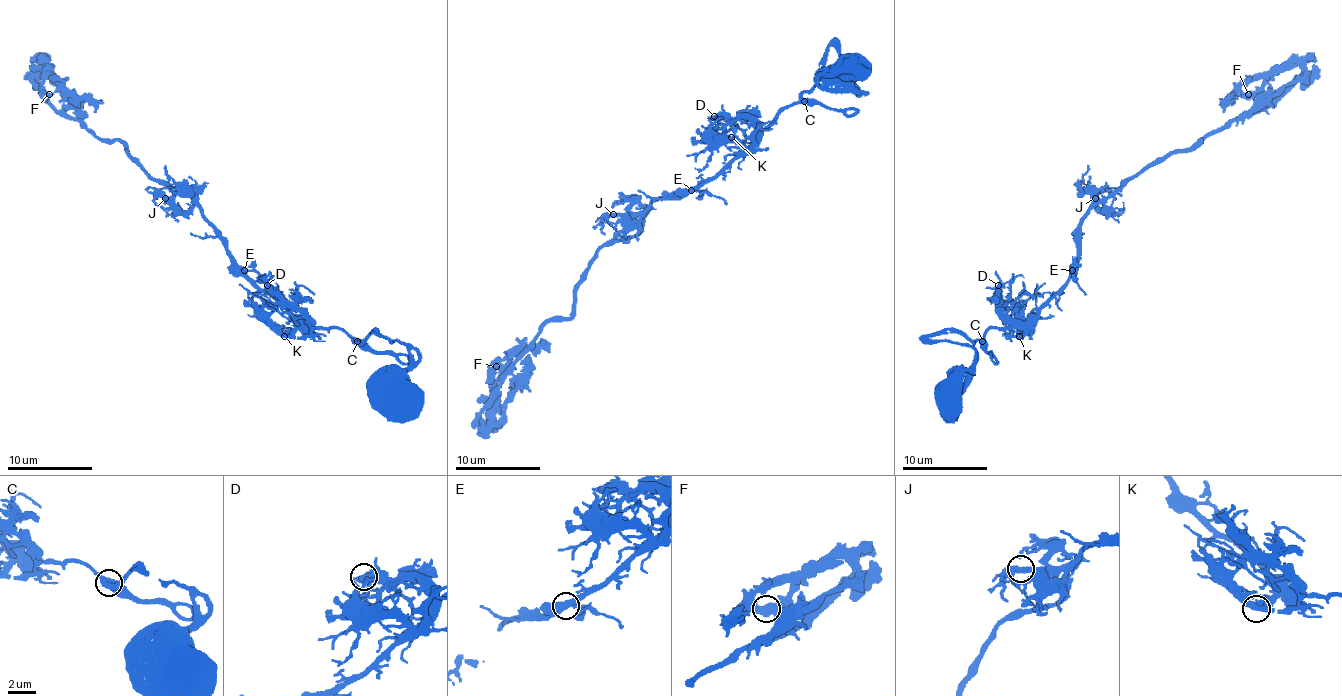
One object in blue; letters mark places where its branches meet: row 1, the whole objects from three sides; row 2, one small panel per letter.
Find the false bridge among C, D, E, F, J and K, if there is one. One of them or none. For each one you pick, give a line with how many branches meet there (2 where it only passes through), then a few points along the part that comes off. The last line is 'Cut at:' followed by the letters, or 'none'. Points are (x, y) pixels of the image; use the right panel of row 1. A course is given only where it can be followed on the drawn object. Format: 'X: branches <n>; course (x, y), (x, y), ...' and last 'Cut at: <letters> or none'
Cut at: none

